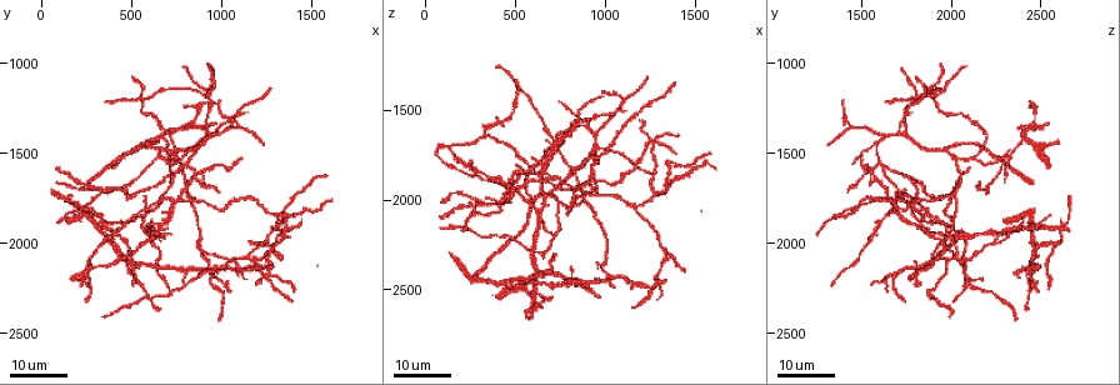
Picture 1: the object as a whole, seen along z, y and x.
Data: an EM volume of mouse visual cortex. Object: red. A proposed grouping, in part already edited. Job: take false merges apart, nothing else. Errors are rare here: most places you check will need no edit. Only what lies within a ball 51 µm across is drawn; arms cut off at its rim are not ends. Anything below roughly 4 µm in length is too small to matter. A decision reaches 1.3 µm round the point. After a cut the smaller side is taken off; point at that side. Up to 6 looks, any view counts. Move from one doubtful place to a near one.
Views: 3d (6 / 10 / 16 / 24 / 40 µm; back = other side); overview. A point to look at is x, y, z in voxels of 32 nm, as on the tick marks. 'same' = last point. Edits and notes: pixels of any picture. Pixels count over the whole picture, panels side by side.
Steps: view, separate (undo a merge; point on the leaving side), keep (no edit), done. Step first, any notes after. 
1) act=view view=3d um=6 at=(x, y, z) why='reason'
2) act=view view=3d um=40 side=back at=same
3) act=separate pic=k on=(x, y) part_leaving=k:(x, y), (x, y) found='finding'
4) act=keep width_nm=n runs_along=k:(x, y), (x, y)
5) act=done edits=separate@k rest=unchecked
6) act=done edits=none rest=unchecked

act=view view=3d um=16 at=(900, 1160, 1900) why='side arm on a straight run'

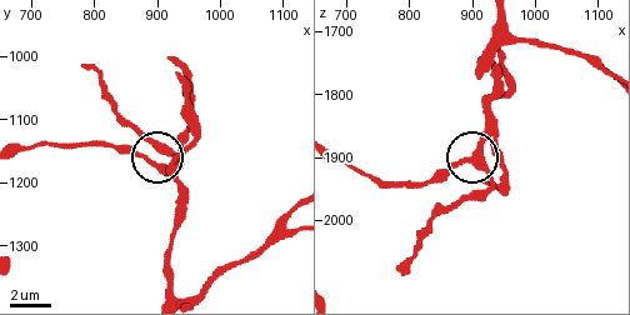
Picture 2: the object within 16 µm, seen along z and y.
act=view view=3d um=10 at=(895, 1170, 1905) why='closer look'

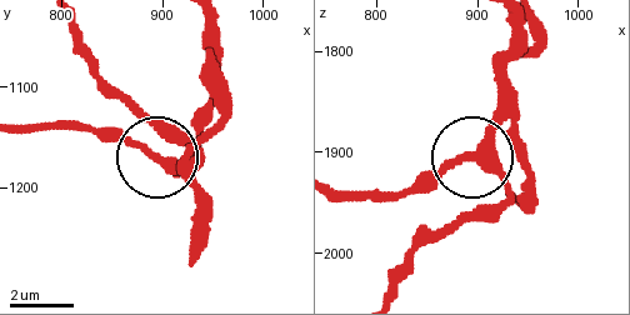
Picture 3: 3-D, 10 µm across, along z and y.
act=keep arms=3 runs_along=3:(511, 21), (495, 126), (476, 155), (500, 183), (503, 211) found='one neuron here'

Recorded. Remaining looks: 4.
act=view view=3d um=16 at=(880, 1440, 1600) why='three-way junction'

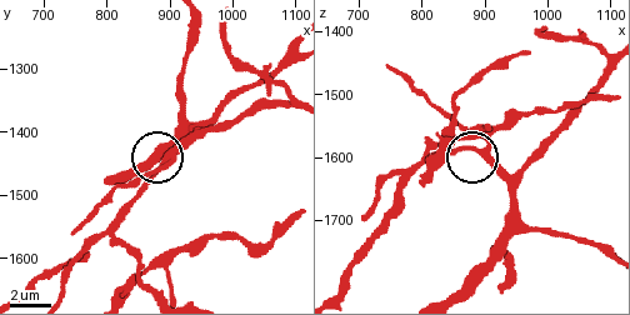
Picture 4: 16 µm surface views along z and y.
act=view view=3d um=10 at=same

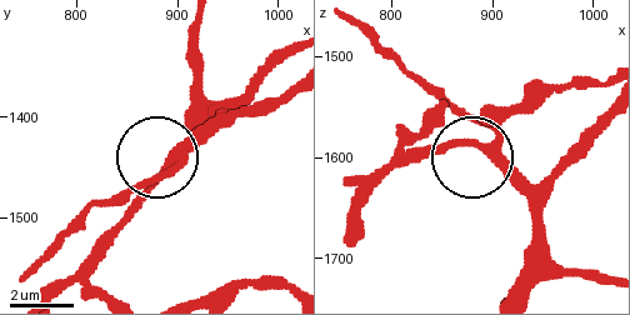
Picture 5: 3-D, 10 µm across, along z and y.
act=keep side_arm_um=8 found='all the same neuron'

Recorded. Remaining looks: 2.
act=view view=3d um=24 at=(1260, 2180, 1660) why='four or more arms meet'

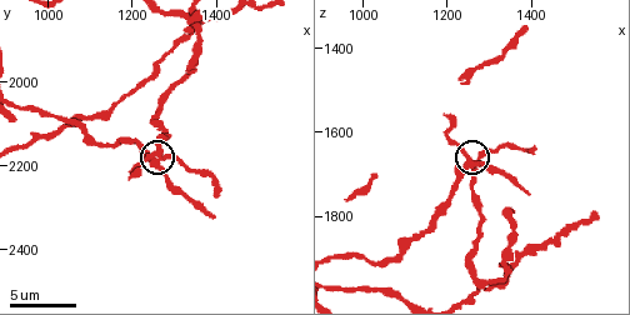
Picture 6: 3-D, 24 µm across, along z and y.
act=view view=3d um=10 at=same why='zoom in'

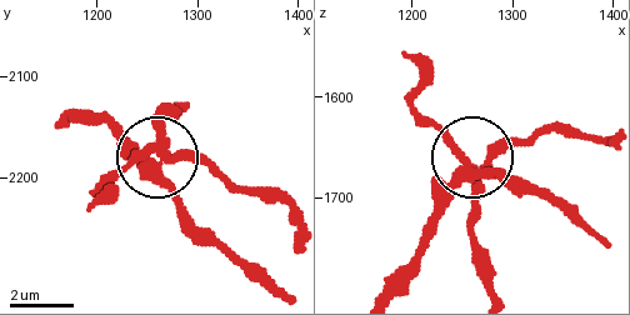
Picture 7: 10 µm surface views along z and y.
act=keep runs_along=7:(390, 293), (460, 163), (498, 158), (551, 125) found='continuous, no second neuron'

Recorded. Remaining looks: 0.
act=done edits=none rest=unchecked

